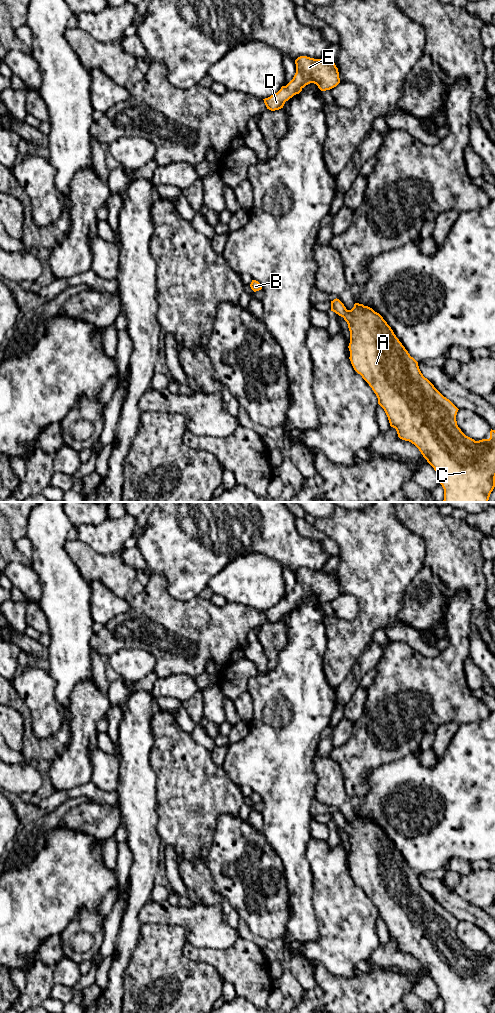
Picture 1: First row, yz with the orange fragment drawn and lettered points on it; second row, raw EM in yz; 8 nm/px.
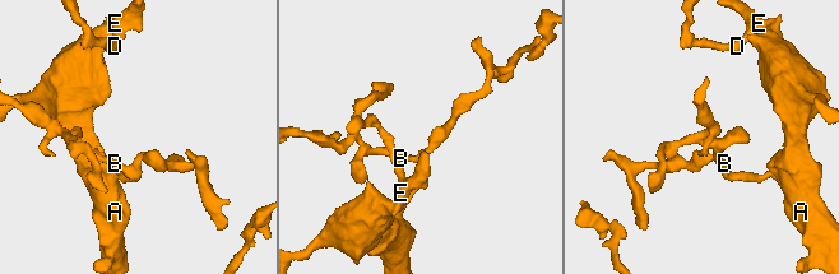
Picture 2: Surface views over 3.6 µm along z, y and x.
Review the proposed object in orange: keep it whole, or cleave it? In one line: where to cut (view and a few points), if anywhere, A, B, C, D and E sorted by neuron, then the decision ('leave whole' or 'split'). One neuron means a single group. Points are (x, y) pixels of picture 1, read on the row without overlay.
cut none; groups A B C D E; leave whole

